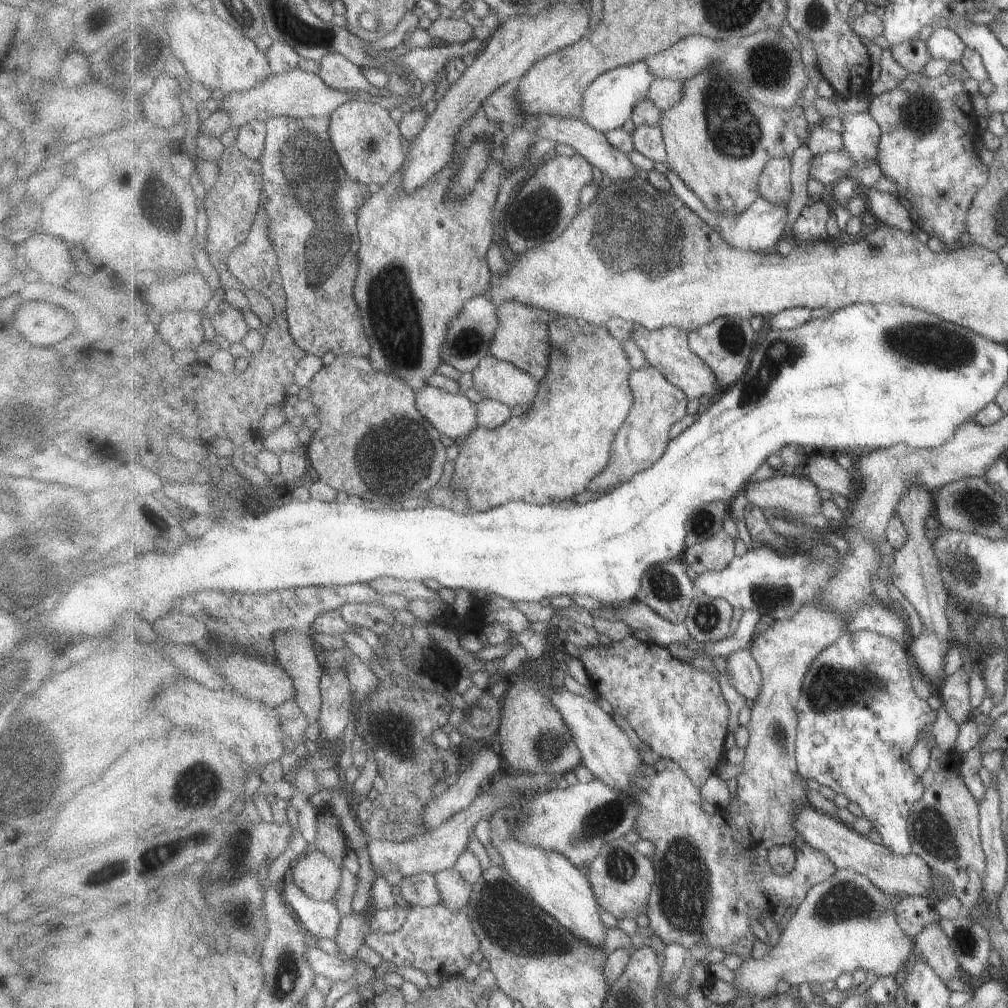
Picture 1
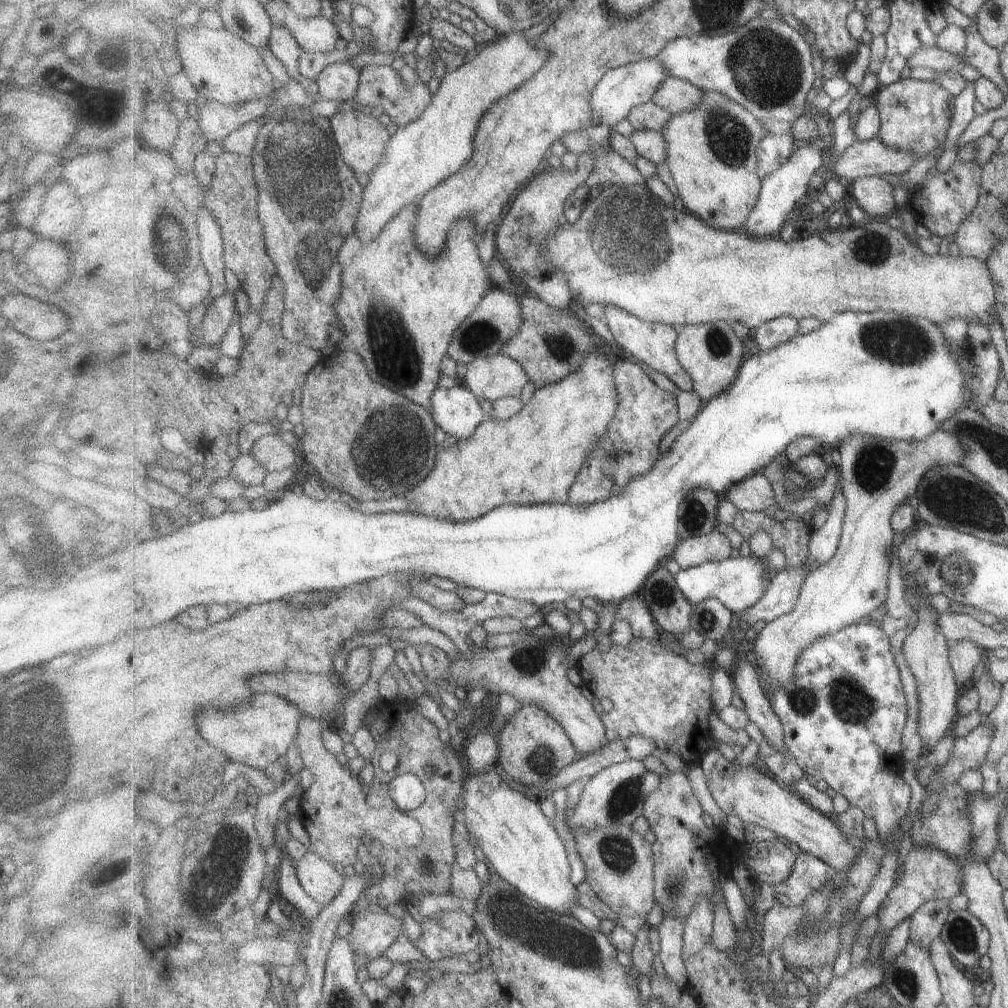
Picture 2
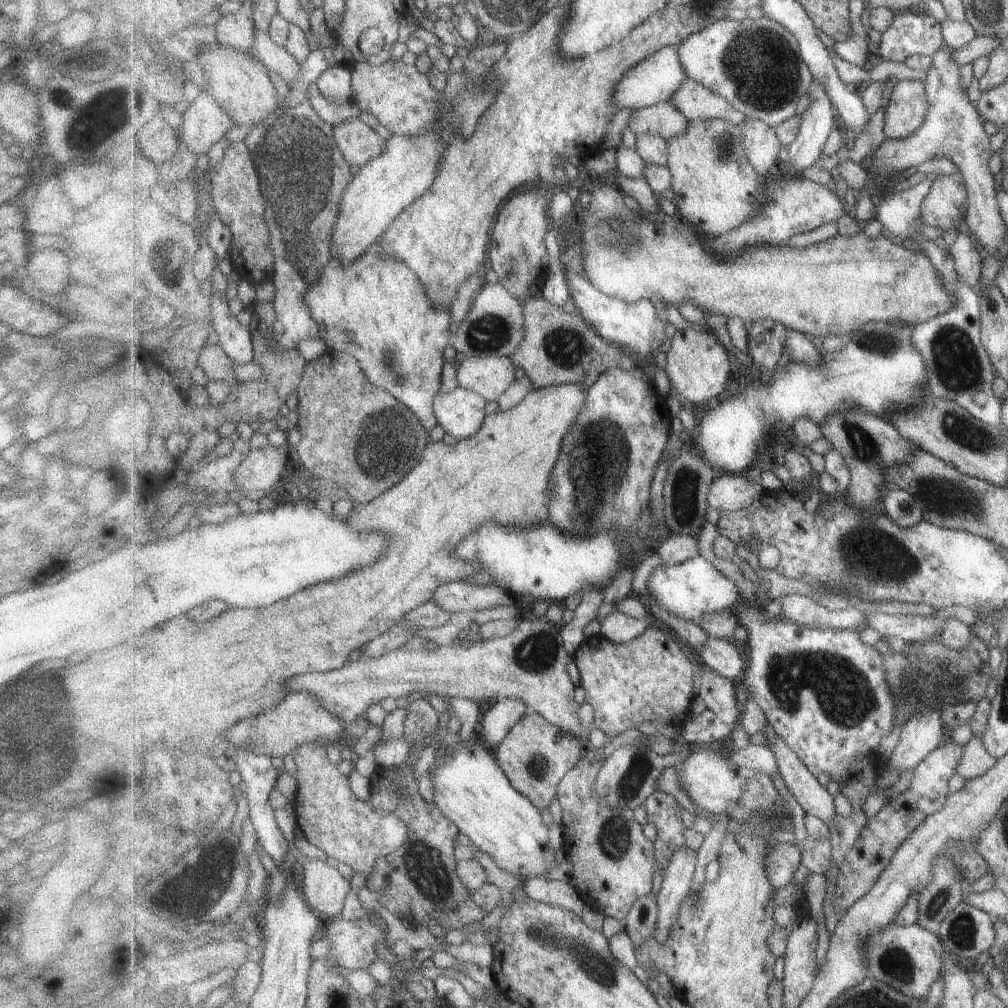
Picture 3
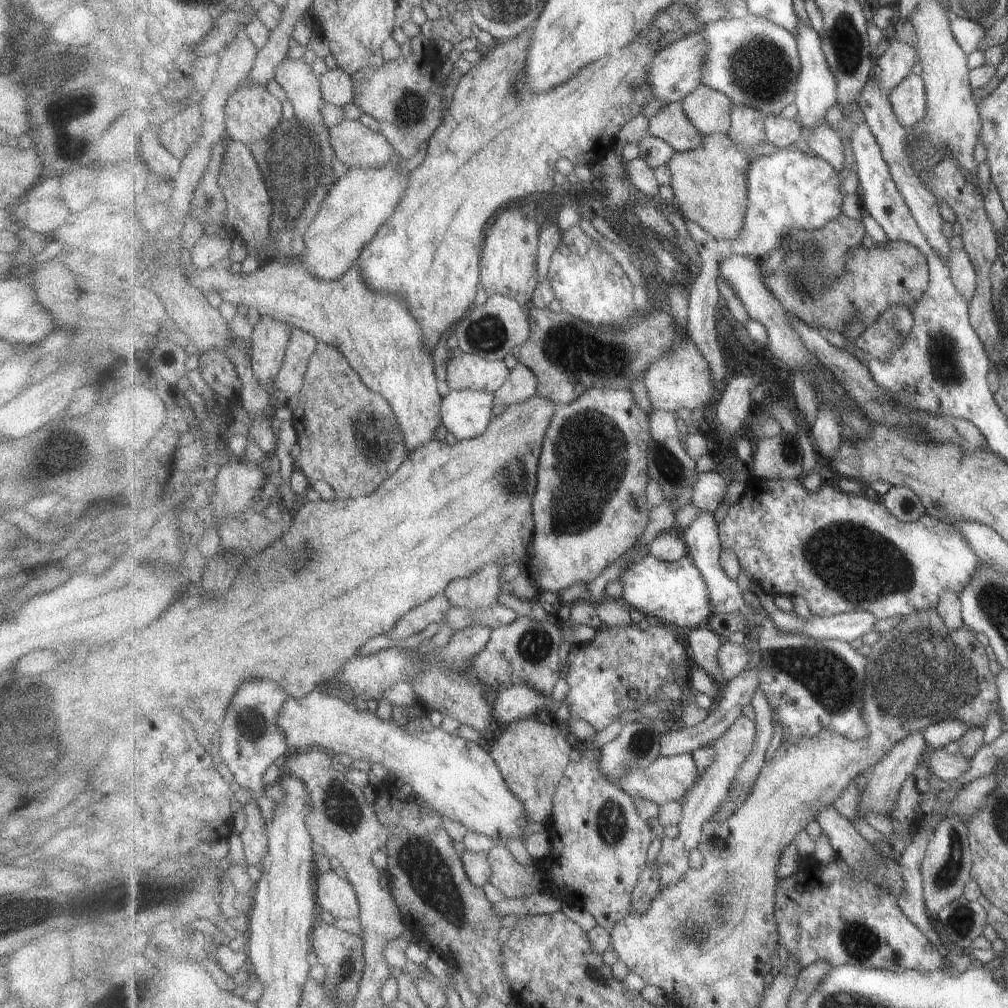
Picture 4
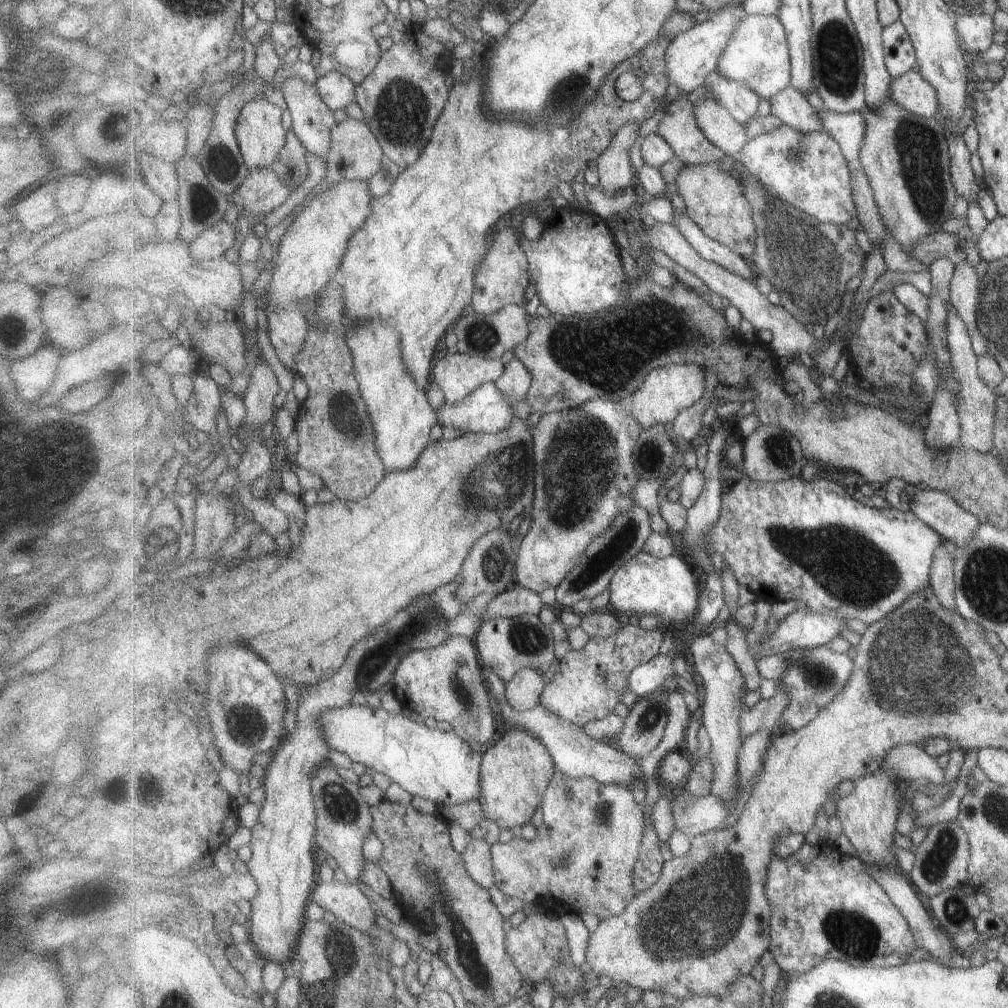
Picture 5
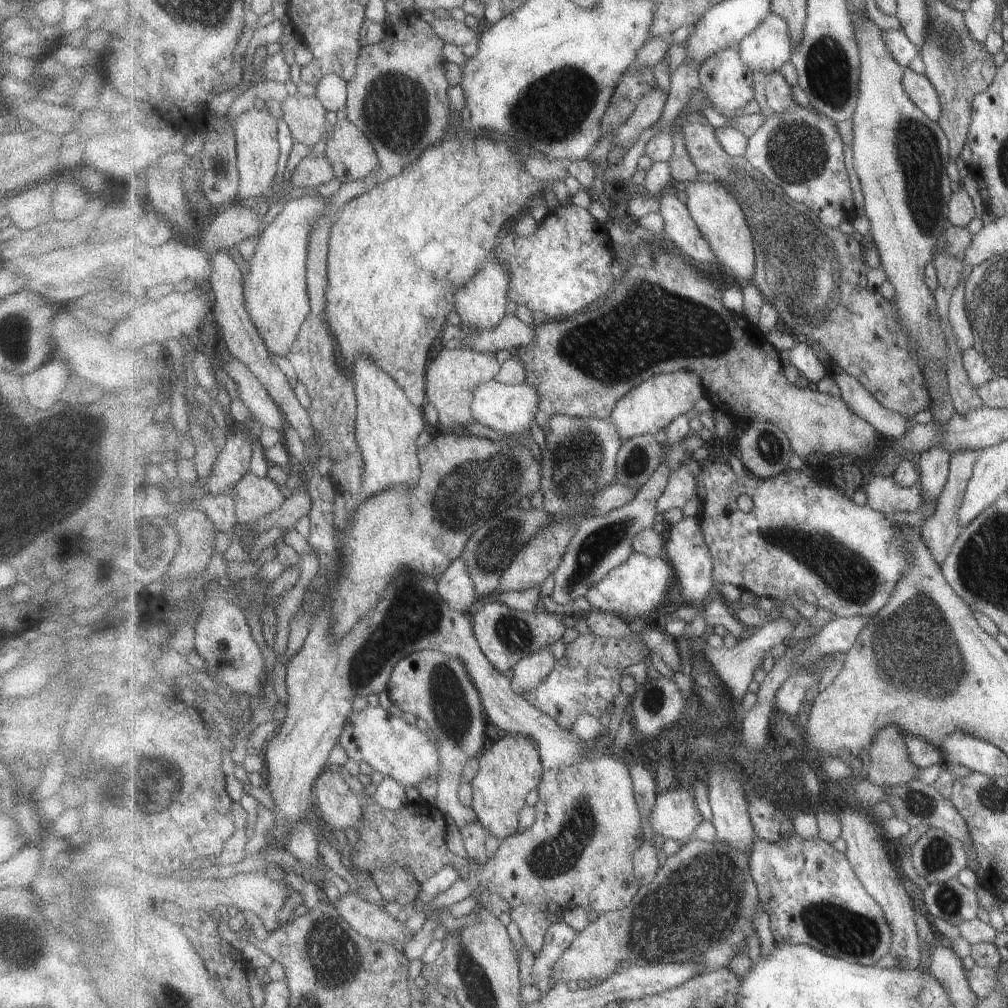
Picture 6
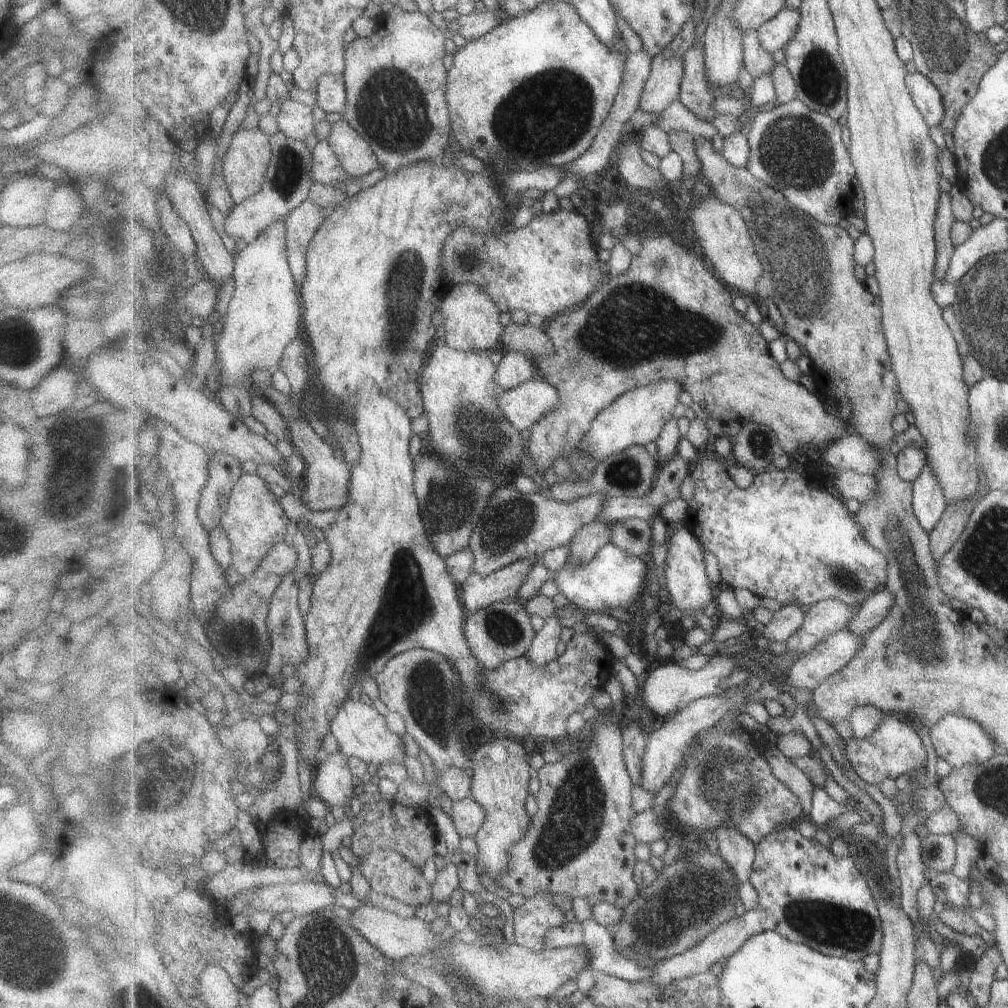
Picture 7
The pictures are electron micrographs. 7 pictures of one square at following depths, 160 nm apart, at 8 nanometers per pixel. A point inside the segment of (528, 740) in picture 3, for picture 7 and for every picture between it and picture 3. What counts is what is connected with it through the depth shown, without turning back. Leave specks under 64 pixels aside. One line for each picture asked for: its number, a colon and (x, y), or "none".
4: (533, 754)
5: (516, 771)
6: (509, 770)
7: (502, 771)

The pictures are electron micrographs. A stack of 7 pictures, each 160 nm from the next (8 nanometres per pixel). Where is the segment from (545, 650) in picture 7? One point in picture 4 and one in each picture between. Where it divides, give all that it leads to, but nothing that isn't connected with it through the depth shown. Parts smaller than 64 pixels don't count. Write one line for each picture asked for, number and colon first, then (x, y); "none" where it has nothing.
4: (512, 704)
5: (524, 692)
6: (532, 670)

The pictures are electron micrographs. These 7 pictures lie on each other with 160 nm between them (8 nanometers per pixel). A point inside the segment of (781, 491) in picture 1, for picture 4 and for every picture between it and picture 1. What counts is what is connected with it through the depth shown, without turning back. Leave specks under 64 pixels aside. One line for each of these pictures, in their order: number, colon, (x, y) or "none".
2: (755, 493)
3: (728, 492)
4: (709, 492)

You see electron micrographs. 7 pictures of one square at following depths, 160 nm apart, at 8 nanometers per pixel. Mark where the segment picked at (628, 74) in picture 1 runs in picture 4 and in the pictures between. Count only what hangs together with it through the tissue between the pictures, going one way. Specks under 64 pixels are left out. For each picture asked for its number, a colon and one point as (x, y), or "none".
2: (619, 92)
3: (654, 80)
4: (675, 72)

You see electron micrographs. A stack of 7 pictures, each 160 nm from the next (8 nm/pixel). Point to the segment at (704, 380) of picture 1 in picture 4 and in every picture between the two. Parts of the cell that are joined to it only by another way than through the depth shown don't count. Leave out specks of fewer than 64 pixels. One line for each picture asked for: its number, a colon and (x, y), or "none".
2: (653, 343)
3: (636, 327)
4: (587, 281)

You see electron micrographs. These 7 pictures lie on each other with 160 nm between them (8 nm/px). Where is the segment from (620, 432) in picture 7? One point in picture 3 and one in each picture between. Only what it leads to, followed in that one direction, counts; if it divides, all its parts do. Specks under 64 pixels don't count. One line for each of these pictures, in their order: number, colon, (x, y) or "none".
3: (698, 367)
4: (682, 378)
5: (666, 392)
6: (649, 408)

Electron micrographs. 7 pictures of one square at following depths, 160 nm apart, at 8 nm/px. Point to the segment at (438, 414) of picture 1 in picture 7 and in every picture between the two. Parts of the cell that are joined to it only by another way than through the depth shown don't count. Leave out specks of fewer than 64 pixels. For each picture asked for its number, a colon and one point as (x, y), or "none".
2: (457, 411)
3: (461, 413)
4: (467, 413)
5: (486, 410)
6: (510, 409)
7: (525, 405)

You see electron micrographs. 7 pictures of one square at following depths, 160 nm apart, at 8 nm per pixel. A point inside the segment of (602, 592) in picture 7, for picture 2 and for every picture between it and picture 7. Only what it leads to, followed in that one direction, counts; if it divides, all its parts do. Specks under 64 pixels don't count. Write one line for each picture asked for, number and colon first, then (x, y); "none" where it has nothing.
2: (739, 583)
3: (689, 590)
4: (676, 592)
5: (668, 588)
6: (641, 584)

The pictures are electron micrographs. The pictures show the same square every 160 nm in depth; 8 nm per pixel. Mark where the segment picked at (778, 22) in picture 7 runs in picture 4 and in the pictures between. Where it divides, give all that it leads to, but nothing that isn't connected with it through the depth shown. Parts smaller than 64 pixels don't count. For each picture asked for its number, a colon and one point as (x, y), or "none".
4: (756, 62)
5: (758, 55)
6: (769, 47)

